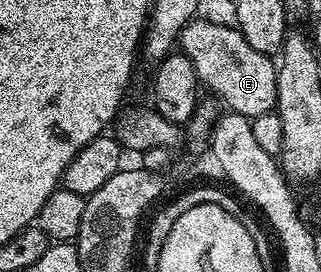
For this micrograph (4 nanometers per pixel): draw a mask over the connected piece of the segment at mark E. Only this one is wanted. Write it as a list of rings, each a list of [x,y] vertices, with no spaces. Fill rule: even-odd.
[[[201,17],[190,20],[179,37],[180,53],[191,60],[198,83],[202,87],[210,86],[214,90],[210,91],[224,105],[226,102],[234,114],[242,114],[252,120],[274,113],[277,105],[277,66],[274,59],[263,52],[255,52],[255,48],[243,40],[241,31],[232,25],[220,26]]]

